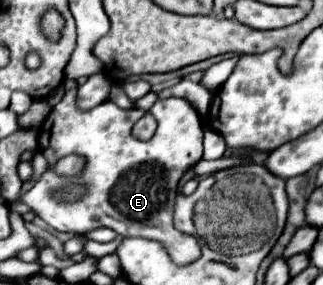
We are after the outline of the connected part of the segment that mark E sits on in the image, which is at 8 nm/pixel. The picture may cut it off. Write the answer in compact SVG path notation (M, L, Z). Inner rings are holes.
M67 91L65 97L51 109L51 113L45 117L45 121L39 125L37 141L39 151L47 159L49 165L53 165L57 159L77 153L87 159L87 167L83 175L79 177L59 177L53 171L45 171L43 177L37 181L37 185L23 195L23 203L27 203L43 221L47 221L57 231L69 231L77 235L87 235L89 231L97 227L109 227L115 233L123 237L149 237L157 239L165 245L169 257L177 265L187 265L199 257L199 245L193 235L183 235L173 227L173 201L177 195L177 183L181 175L201 159L203 155L203 125L197 115L197 111L191 107L189 101L169 97L163 101L157 101L149 113L157 119L157 131L149 141L139 141L131 135L131 127L135 121L143 117L141 109L121 109L113 101L105 101L91 111L75 111L75 97L77 91ZM65 187L83 187L85 197L77 201L61 201L55 197Z

